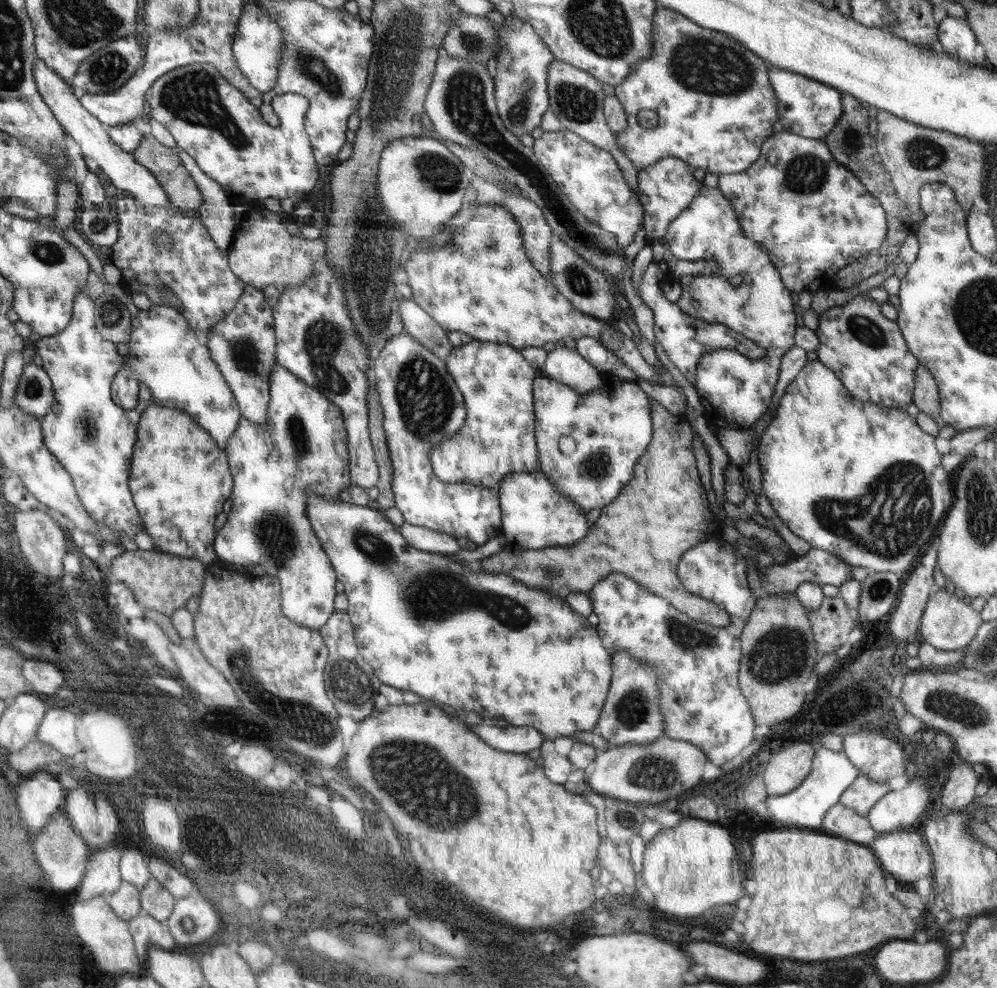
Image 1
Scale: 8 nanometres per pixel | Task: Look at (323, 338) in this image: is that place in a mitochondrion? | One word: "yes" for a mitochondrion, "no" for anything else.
yes

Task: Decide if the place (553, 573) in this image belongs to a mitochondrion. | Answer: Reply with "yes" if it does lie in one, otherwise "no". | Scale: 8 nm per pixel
yes

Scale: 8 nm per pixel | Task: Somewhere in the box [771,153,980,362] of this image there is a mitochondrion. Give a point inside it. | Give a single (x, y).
(866, 331)

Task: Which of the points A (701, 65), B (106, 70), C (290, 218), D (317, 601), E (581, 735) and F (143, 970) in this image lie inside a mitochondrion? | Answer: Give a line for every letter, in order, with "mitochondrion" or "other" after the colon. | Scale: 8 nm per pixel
A: mitochondrion
B: mitochondrion
C: other
D: other
E: other
F: other

